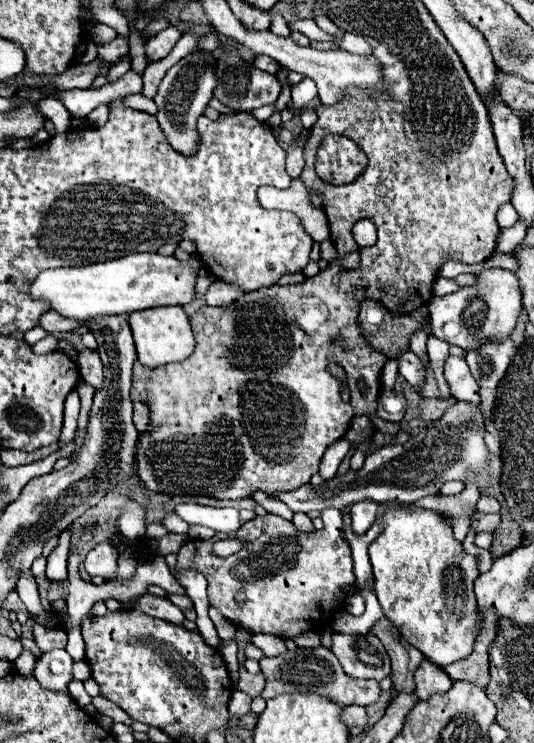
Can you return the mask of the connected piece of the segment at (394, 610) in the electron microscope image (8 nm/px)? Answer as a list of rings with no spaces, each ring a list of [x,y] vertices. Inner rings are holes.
[[[386,510],[378,520],[384,526],[384,532],[370,544],[370,562],[374,566],[374,590],[384,616],[398,628],[408,644],[416,646],[430,662],[442,668],[470,656],[482,620],[476,612],[478,606],[474,596],[474,580],[480,574],[476,560],[464,552],[460,542],[454,540],[452,528],[444,524],[444,518],[438,512]]]

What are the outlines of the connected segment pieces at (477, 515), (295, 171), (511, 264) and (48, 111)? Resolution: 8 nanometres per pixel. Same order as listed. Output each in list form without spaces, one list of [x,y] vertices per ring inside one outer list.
[[[474,512],[470,518],[470,528],[478,532],[494,532],[500,524],[500,516],[494,514],[482,514],[482,512]]]
[[[298,136],[290,148],[286,150],[286,170],[292,178],[298,178],[302,168],[304,168],[304,156],[302,156],[302,146],[304,146],[304,140],[302,136]]]
[[[496,252],[490,260],[484,262],[484,266],[488,266],[488,268],[492,268],[492,266],[500,266],[500,268],[506,268],[506,270],[512,270],[512,272],[518,268],[514,256],[510,256],[510,254],[502,254],[502,252]]]
[[[48,96],[41,99],[38,102],[38,111],[55,124],[57,133],[68,131],[71,124],[71,116],[59,98]]]

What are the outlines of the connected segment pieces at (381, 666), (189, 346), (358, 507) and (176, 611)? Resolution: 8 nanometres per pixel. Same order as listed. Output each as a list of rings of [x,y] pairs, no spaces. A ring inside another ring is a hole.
[[[332,634],[332,652],[352,678],[382,680],[390,676],[390,658],[372,634]]]
[[[162,306],[162,308],[148,308],[130,314],[130,328],[136,342],[138,360],[148,368],[158,368],[162,364],[170,362],[182,362],[186,360],[196,346],[190,320],[182,306]]]
[[[362,500],[352,506],[352,530],[354,534],[364,534],[378,516],[378,504],[372,500]]]
[[[142,594],[134,606],[136,610],[140,610],[142,614],[172,622],[172,624],[182,624],[184,622],[184,614],[178,606],[174,606],[168,598],[160,598],[160,596],[152,596],[152,594]]]

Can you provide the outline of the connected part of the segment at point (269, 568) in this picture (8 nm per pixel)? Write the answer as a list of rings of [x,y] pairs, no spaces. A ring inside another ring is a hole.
[[[326,508],[322,510],[322,520],[326,524],[326,530],[316,530],[312,534],[302,534],[296,530],[296,526],[290,520],[284,520],[282,516],[276,514],[266,514],[266,516],[254,516],[252,520],[244,522],[240,526],[240,530],[232,532],[232,534],[216,534],[210,540],[188,540],[180,550],[178,550],[178,570],[200,570],[206,580],[208,580],[208,598],[210,604],[214,608],[218,608],[232,624],[246,628],[254,634],[258,632],[266,632],[266,634],[276,634],[276,636],[290,636],[296,638],[302,632],[308,630],[318,630],[322,632],[328,624],[328,620],[332,620],[334,616],[334,604],[338,604],[340,598],[340,590],[342,586],[348,586],[354,582],[352,576],[352,556],[350,556],[350,546],[348,542],[342,538],[344,532],[344,524],[342,524],[342,510],[338,508]],[[222,538],[244,538],[246,544],[240,552],[228,556],[228,558],[218,558],[212,550],[212,546],[222,540]],[[254,538],[270,538],[272,542],[264,544],[264,550],[256,550],[254,546],[250,546],[254,542]],[[278,544],[278,550],[268,550],[268,546]],[[242,590],[246,594],[244,604],[236,604],[234,594]]]

